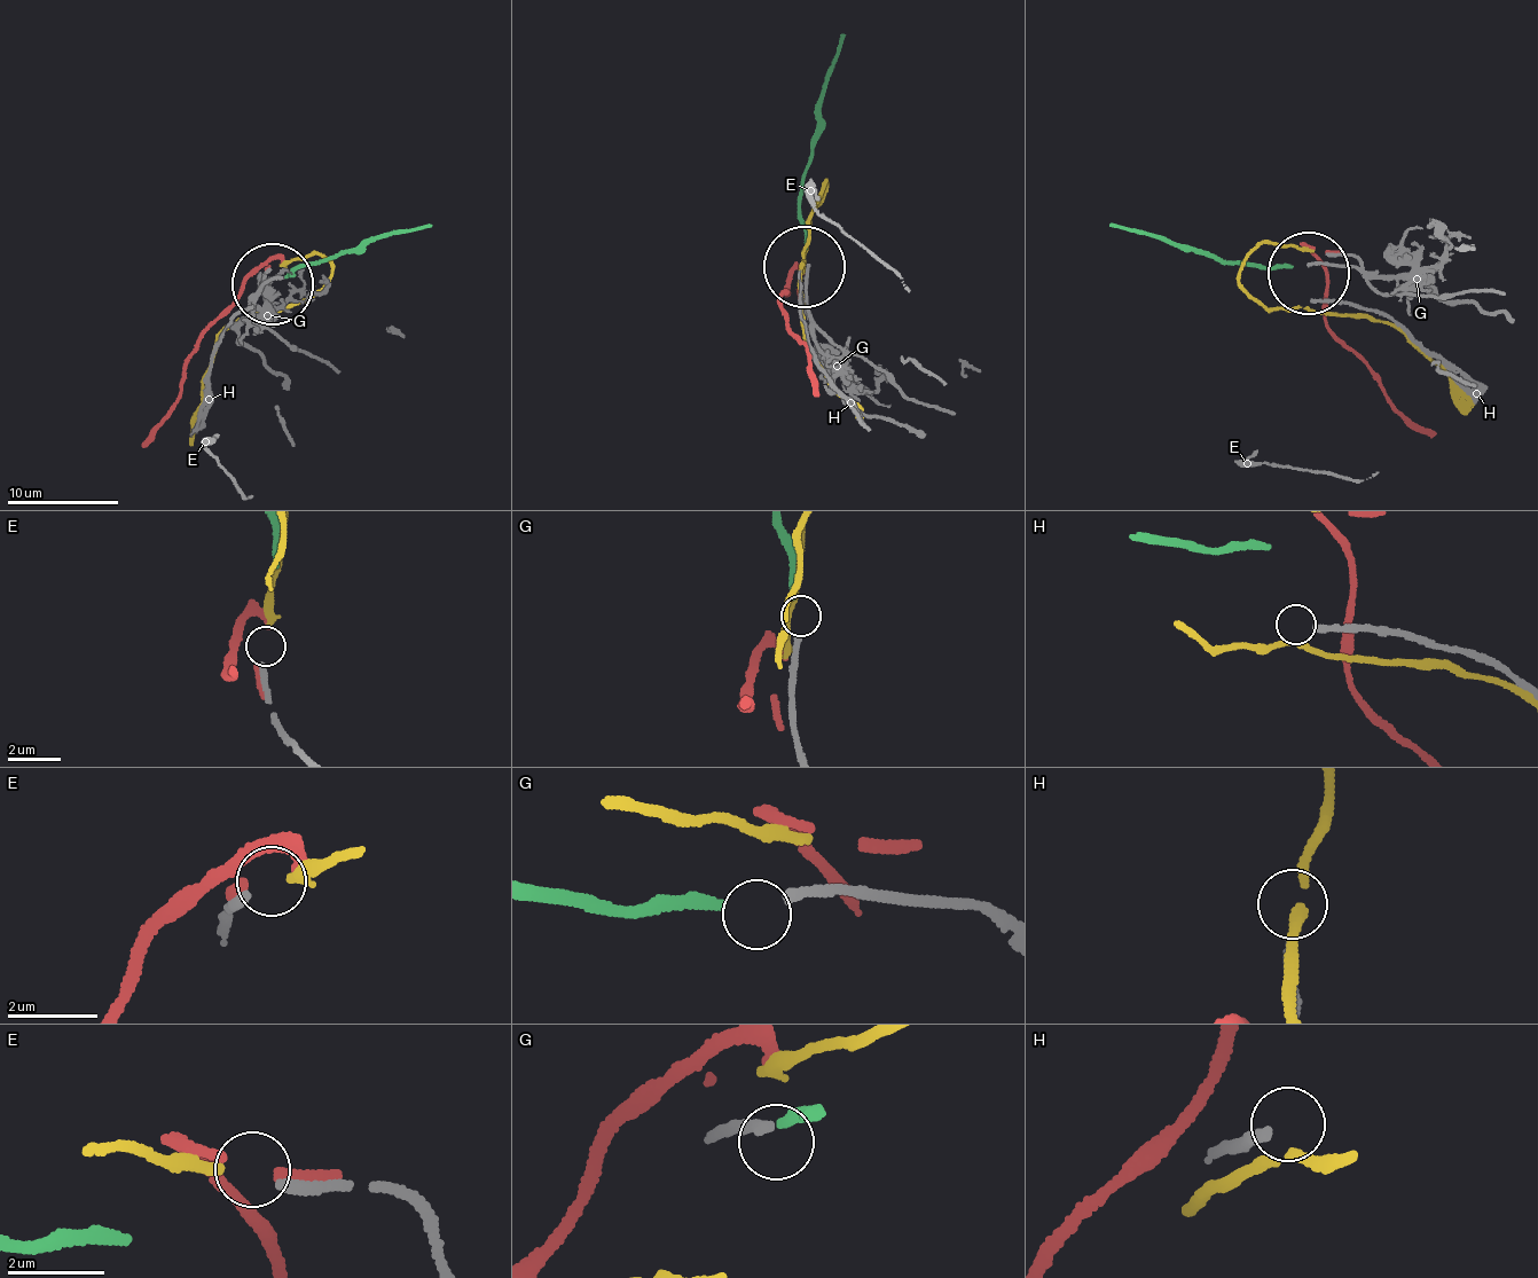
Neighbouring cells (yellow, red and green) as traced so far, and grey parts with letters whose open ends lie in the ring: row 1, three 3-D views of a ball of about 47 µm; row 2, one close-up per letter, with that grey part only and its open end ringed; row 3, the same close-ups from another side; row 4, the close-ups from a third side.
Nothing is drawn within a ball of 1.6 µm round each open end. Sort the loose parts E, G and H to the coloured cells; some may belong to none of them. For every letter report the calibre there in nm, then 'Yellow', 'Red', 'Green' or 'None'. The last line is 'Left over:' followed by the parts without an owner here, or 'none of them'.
E: Thickness 240 nm. Yellow
G: Thickness 240 nm. Green
H: Thickness 200 nm. None
Left over: H

